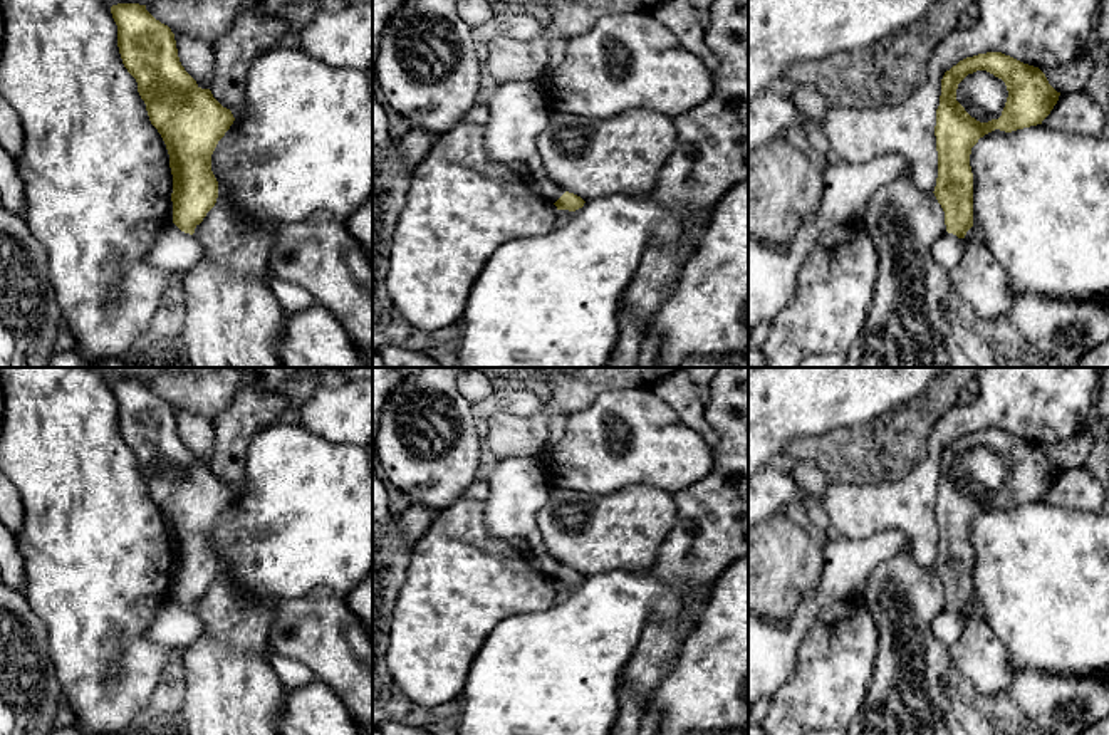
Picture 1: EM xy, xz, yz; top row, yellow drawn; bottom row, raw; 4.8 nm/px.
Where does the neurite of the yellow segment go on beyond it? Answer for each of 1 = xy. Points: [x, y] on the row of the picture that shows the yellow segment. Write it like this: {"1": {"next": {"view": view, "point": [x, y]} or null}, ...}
{"1": {"next": null}}

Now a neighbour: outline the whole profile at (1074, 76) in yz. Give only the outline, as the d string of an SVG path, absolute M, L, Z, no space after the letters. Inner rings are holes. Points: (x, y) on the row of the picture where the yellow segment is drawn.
M1086 52L1074 60L1057 67L1040 67L1049 84L1060 94L1086 92L1094 70L1094 60Z

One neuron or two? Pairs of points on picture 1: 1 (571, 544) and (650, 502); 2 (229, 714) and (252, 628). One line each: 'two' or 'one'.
1: one
2: one

